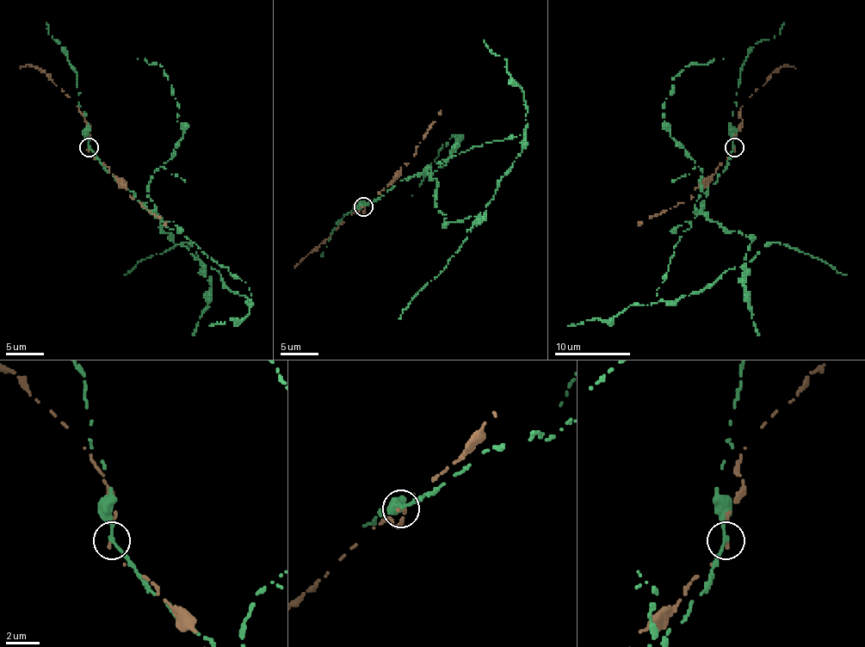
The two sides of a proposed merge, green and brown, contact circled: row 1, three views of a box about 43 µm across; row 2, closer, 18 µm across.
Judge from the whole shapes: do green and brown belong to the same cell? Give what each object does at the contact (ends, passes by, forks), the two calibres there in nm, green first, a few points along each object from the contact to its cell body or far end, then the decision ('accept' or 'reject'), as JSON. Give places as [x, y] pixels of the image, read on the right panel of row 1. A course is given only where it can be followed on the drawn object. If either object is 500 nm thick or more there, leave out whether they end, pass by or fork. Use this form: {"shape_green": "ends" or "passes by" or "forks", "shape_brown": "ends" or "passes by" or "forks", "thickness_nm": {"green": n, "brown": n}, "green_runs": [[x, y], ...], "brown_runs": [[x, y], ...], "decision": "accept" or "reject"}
{"shape_green": "passes by", "shape_brown": "ends", "thickness_nm": {"green": 190, "brown": 160}, "green_runs": [[734, 148], [699, 212], [751, 238], [742, 267], [680, 299], [630, 305], [609, 320], [568, 326]], "brown_runs": [[734, 148], [713, 174], [695, 189], [691, 199], [663, 210], [638, 225]], "decision": "reject"}

